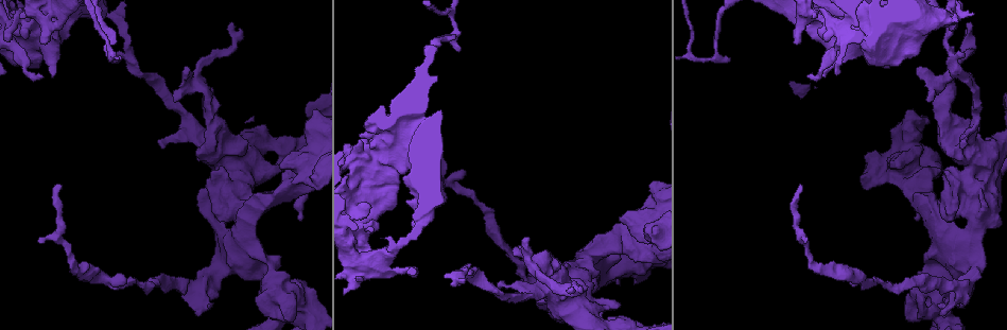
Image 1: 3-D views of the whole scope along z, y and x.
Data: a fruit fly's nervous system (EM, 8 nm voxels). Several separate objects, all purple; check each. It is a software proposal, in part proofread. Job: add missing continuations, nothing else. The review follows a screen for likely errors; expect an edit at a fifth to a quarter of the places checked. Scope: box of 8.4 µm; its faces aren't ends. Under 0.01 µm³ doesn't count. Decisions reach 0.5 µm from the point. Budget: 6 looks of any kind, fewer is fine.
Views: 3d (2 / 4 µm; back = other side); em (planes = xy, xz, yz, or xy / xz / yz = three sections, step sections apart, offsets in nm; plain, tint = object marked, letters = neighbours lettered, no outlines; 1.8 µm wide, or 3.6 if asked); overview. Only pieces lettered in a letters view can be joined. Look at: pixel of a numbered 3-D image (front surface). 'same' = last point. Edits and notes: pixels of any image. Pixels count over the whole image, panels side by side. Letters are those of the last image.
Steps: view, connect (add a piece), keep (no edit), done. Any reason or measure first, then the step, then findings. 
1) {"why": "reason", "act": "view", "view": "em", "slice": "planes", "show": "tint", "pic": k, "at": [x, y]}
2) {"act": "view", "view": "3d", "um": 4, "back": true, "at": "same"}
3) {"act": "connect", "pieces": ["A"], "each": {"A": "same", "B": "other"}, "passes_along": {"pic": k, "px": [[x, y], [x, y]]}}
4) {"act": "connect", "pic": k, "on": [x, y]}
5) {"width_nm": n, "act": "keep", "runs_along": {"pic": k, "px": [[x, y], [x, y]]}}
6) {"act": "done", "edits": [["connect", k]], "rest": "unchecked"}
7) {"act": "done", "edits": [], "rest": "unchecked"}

{"why": "sharp bend", "act": "view", "view": "em", "um": 3.6, "slice": "xy", "step": 4, "show": "tint", "pic": 1, "at": [575, 287]}

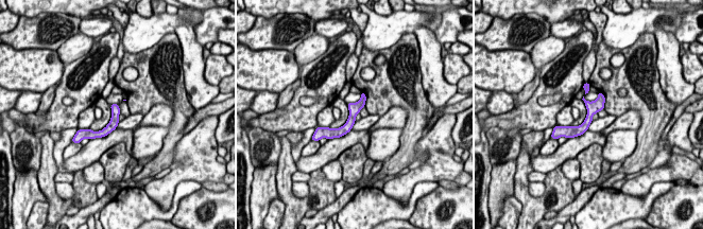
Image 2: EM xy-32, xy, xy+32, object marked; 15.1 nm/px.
{"act": "view", "view": "em", "um": 3.6, "slice": "planes", "show": "letters", "at": "same"}

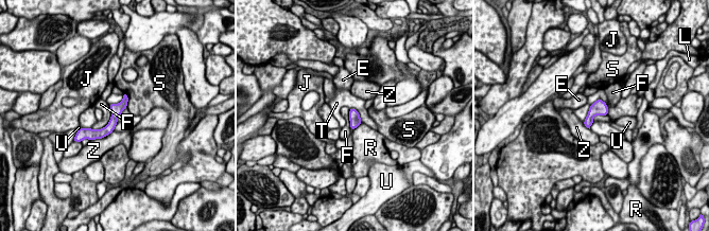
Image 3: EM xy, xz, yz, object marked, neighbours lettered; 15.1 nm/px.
{"act": "keep", "each": {"E": "other", "F": "other", "J": "other", "L": "other", "R": "other", "S": "other", "T": "other", "U": "other", "Z": "other"}, "runs_along": {"pic": 3, "px": [[125, 99], [113, 123], [93, 132]]}, "found": "no lettered piece goes on from it"}

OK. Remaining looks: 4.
{"why": "free end", "act": "view", "view": "3d", "um": 4, "pic": 1, "at": [800, 186]}

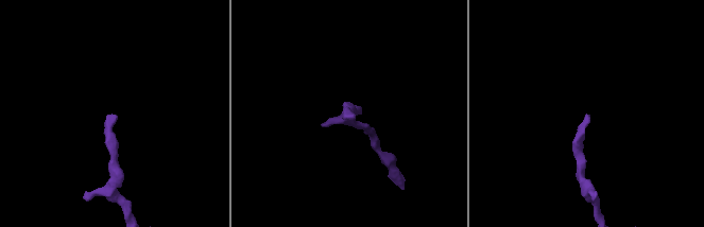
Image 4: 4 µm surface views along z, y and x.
{"why": "now the EM", "act": "view", "view": "em", "slice": "planes", "show": "tint", "pic": 4, "at": [114, 117]}

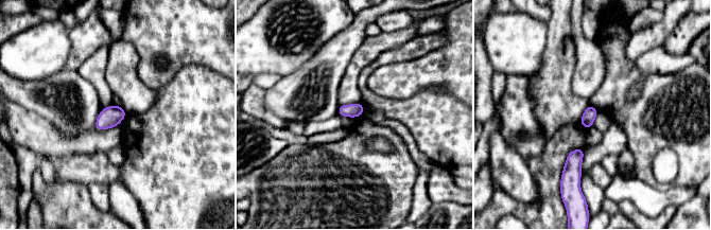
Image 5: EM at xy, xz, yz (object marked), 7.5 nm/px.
{"why": "what lies round it", "act": "view", "view": "em", "slice": "planes", "show": "letters", "at": "same"}

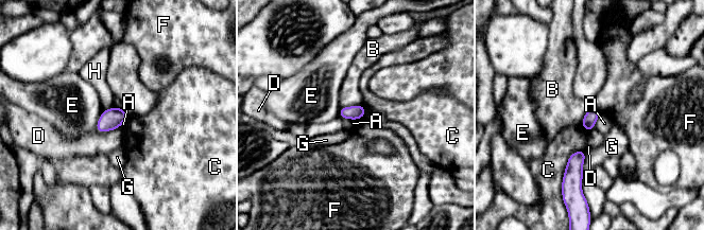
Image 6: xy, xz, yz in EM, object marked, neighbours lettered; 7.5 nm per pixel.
{"act": "keep", "each": {"A": "other", "B": "other", "C": "other", "D": "other", "E": "other", "F": "other", "G": "other", "H": "other"}, "border": {"pic": 6, "px": [[364, 116], [350, 120]]}, "found": "no lettered piece goes on from it"}

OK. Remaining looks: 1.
{"act": "done", "edits": [], "rest": "unchecked"}

